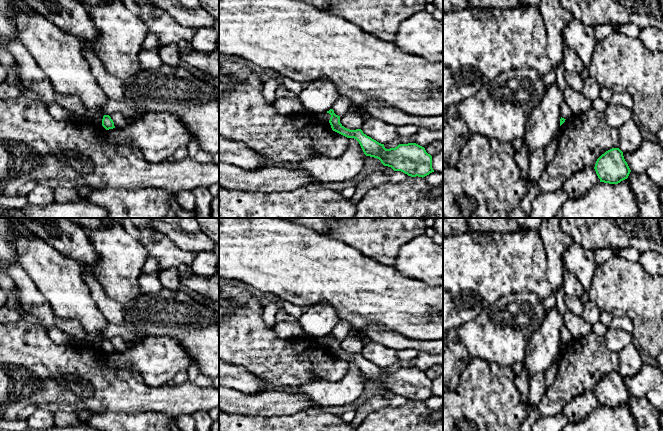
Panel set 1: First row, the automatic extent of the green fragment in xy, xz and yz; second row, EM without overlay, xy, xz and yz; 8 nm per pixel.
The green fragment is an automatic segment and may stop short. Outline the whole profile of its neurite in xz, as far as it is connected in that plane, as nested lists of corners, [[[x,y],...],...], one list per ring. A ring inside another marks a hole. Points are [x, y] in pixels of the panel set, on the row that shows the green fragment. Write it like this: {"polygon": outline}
{"polygon": [[[333,109],[327,111],[331,115],[329,123],[333,131],[356,139],[366,156],[377,158],[384,166],[394,171],[401,171],[411,177],[425,177],[434,172],[432,156],[424,147],[416,143],[399,144],[395,148],[386,149],[384,144],[377,142],[363,133],[361,129],[350,130],[340,123],[340,116]]]}

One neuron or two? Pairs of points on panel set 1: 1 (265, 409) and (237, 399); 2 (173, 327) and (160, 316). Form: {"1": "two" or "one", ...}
{"1": "one", "2": "one"}

